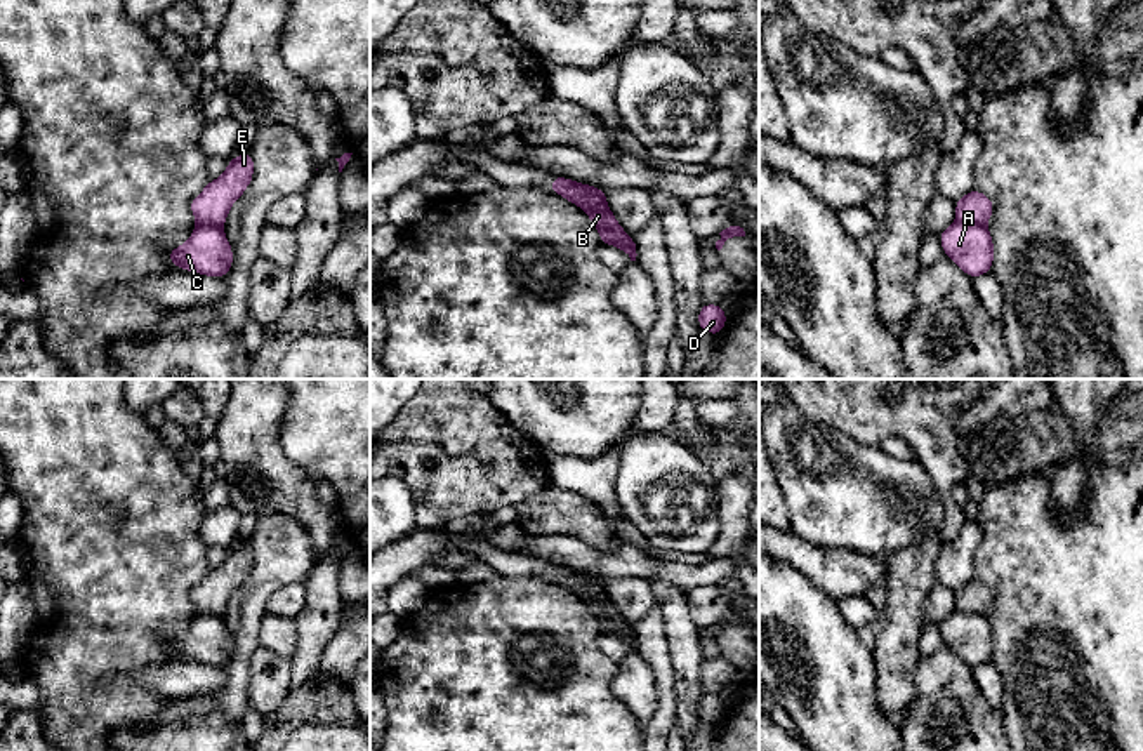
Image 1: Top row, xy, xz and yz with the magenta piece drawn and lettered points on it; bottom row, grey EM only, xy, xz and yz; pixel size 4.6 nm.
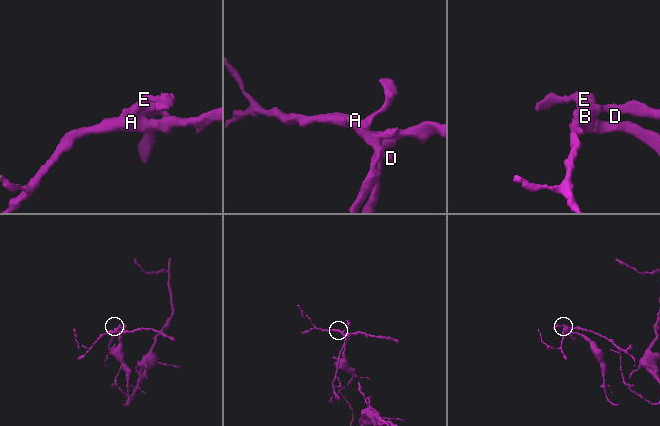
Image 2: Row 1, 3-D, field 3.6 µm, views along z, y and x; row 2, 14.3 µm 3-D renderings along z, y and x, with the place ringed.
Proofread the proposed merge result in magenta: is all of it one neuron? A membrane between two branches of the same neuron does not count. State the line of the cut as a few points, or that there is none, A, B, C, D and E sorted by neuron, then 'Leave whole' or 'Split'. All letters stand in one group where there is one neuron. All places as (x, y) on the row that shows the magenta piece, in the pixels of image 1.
Split along xz (579, 183), (589, 197), (605, 199). Groups: A C / B D E. Split

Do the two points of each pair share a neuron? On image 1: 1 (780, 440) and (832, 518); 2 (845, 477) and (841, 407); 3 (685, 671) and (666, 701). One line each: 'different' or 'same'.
1: same
2: different
3: different

